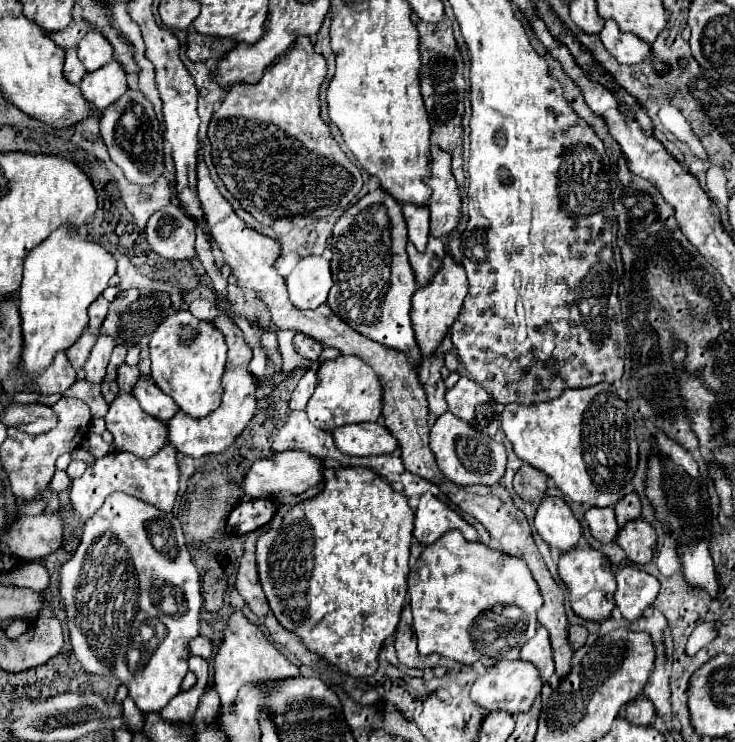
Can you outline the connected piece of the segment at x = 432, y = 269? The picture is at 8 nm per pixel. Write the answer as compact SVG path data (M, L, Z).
M430 237L426 253L420 253L412 243L408 243L408 255L410 255L410 265L418 285L426 287L432 281L432 275L436 275L438 267L442 265L442 259L446 257L446 249L440 239Z

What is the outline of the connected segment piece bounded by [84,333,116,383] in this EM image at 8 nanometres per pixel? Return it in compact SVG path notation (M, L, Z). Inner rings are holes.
M98 333L96 345L92 347L90 357L88 357L86 365L84 365L86 371L88 371L86 379L90 383L102 383L102 379L106 375L106 365L110 361L110 355L112 355L112 349L114 347L116 347L116 343L114 343L114 339L110 339L110 335Z

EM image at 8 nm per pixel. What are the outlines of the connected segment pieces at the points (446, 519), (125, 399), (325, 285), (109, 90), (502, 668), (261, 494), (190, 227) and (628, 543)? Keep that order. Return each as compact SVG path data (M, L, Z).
M424 493L420 497L420 505L416 509L416 521L414 521L414 537L426 547L440 539L446 531L458 529L466 541L476 541L478 533L472 525L468 525L456 511L452 511L448 505L438 501L432 493Z
M126 363L120 365L117 372L118 397L112 401L110 411L106 413L106 429L112 433L118 451L128 451L136 457L148 459L150 455L156 455L168 441L166 441L166 425L144 413L140 403L132 397L132 389L139 375L138 366L129 366Z
M318 255L302 259L294 271L286 277L290 301L298 309L316 309L326 303L328 291L332 287L330 261Z
M112 61L94 73L86 73L80 83L84 99L98 111L104 111L114 101L118 101L126 93L126 89L128 79L118 61Z
M500 661L494 667L490 667L488 673L478 677L478 681L472 687L472 699L488 711L502 709L502 711L510 711L512 715L516 715L516 713L522 713L522 711L530 711L530 707L532 707L534 699L540 695L544 683L546 681L538 675L538 669L532 663Z
M286 451L286 453L274 453L268 459L260 459L252 465L248 471L242 489L246 493L246 499L268 499L268 497L286 497L286 495L300 495L310 487L316 487L322 481L322 459L314 459L306 451Z
M176 203L156 211L144 231L152 251L160 257L168 261L196 257L194 221Z
M636 519L636 521L630 521L626 523L618 537L616 537L616 543L626 551L628 559L636 565L646 565L652 561L652 555L654 555L654 547L656 547L656 529L642 521L642 519Z

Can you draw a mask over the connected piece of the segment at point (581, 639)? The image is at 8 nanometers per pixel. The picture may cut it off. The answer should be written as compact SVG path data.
M580 625L570 627L570 643L572 643L574 651L586 643L586 635L588 635L588 631L584 627L580 627Z

